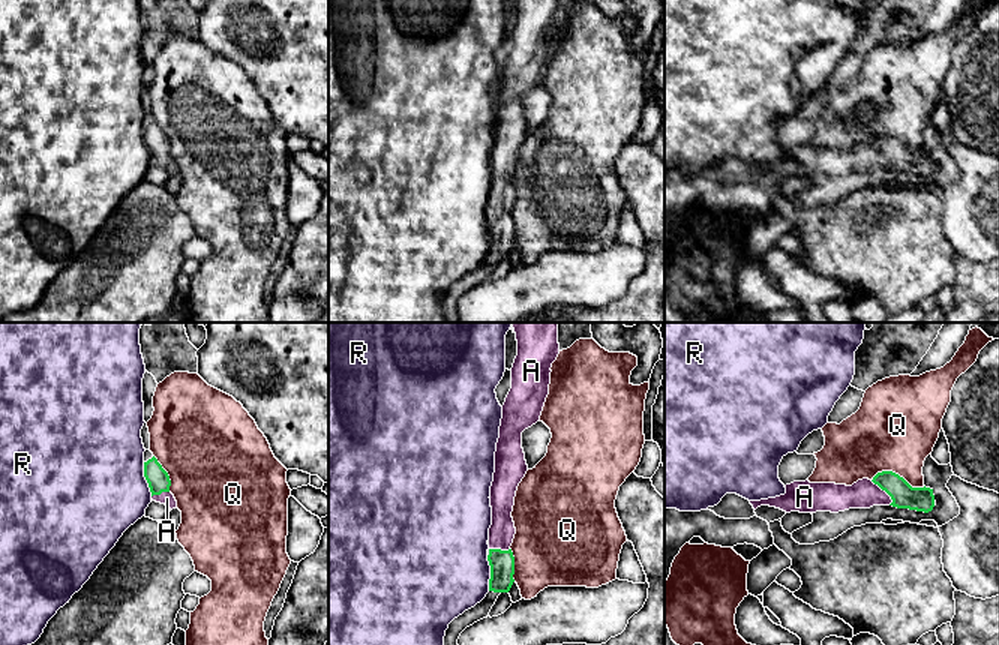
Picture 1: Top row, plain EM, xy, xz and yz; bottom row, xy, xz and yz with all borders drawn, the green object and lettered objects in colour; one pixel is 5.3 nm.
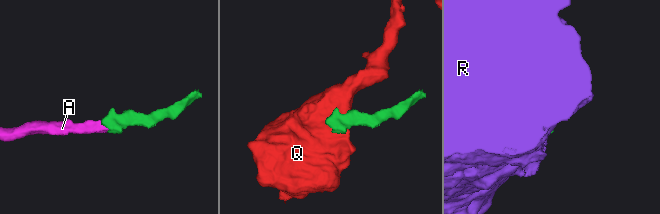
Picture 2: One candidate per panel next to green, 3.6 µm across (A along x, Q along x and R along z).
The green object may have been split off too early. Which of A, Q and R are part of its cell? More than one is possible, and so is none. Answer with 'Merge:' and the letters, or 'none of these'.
Merge: A

